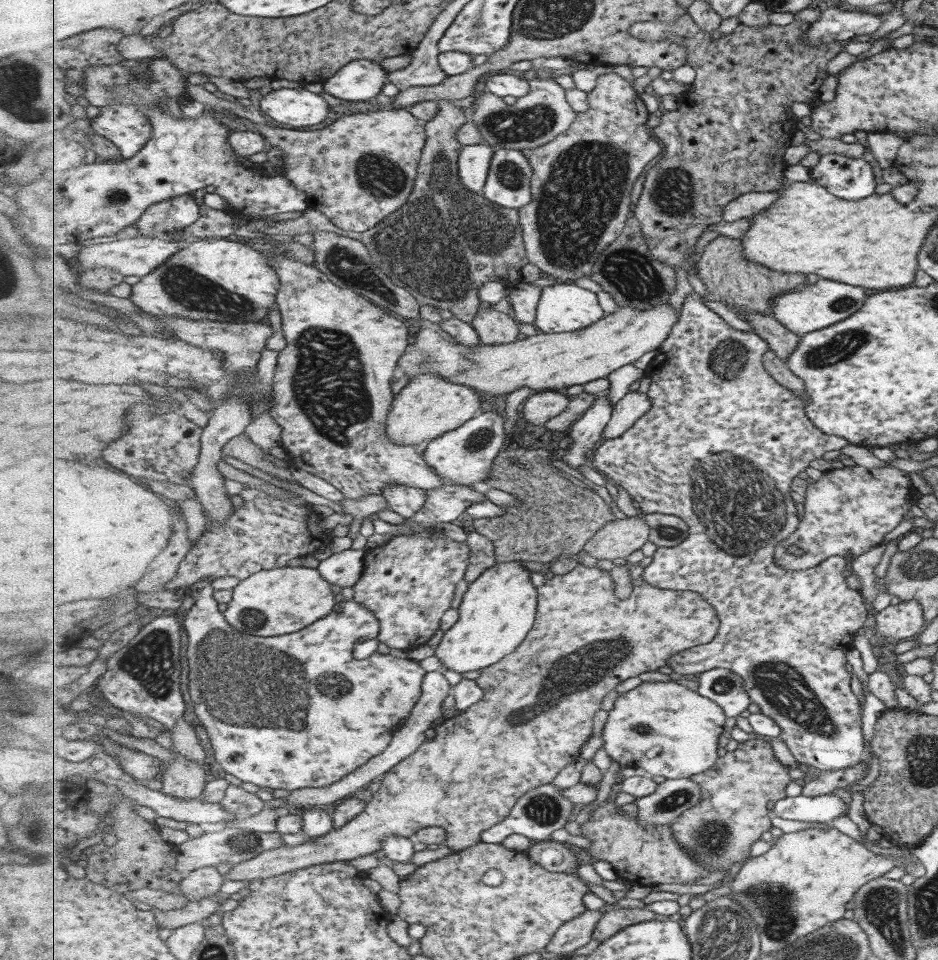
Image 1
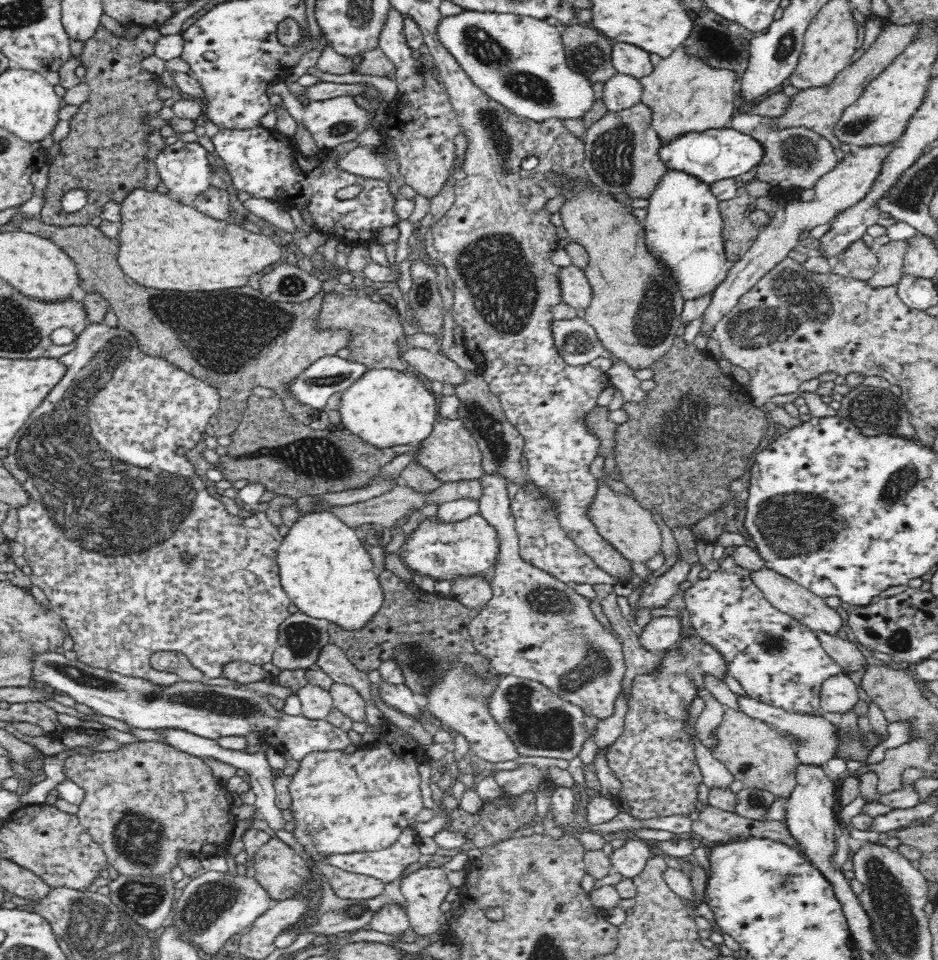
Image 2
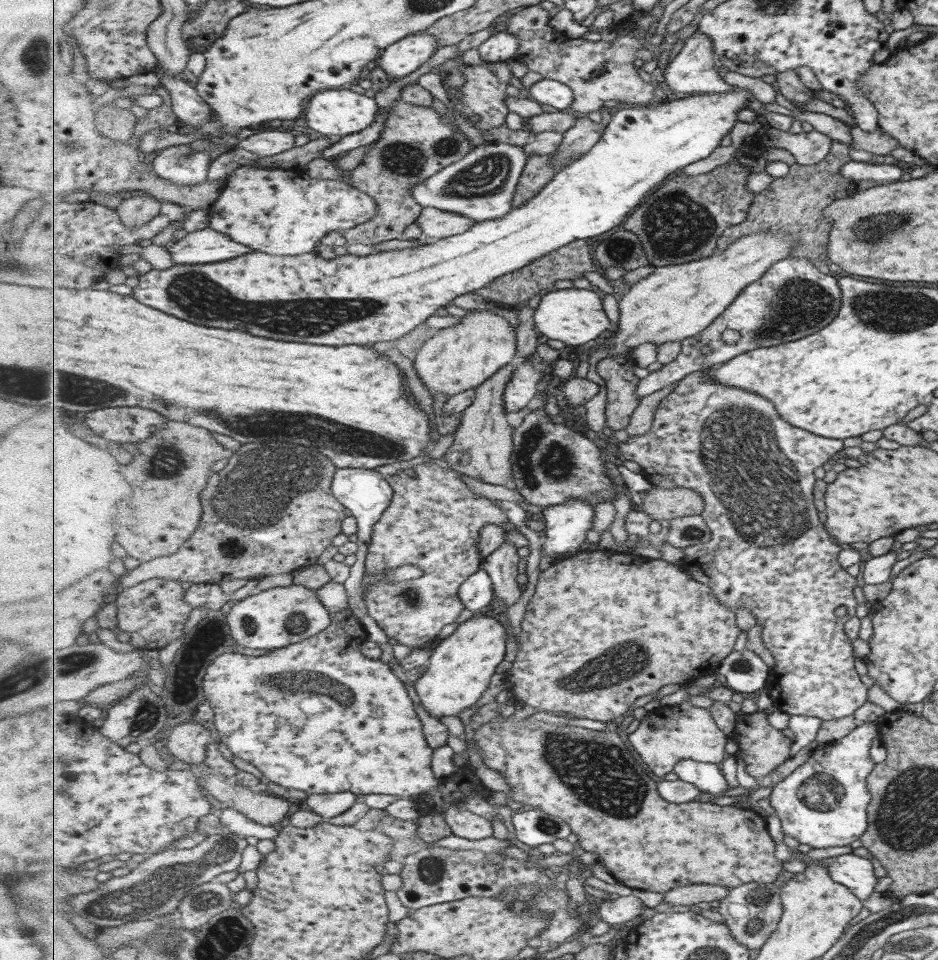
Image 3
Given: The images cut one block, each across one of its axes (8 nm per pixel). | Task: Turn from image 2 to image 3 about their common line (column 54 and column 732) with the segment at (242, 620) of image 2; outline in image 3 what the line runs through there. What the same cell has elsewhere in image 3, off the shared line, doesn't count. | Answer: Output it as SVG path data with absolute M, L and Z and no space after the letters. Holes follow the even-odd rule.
M712 367L704 371L697 371L682 378L673 387L664 399L660 401L656 407L654 421L650 431L644 435L631 435L629 438L617 444L618 450L622 453L626 461L636 462L642 467L643 474L653 476L663 476L663 482L659 482L665 488L690 488L696 490L704 498L703 518L709 525L714 539L709 543L702 543L693 546L687 550L687 558L693 562L682 561L679 563L685 568L695 580L703 584L710 585L714 589L714 593L723 604L737 612L735 608L747 608L755 616L756 624L762 627L762 643L768 649L773 658L775 665L772 667L773 674L769 675L767 688L770 690L770 697L774 702L774 707L788 715L799 714L799 716L816 716L819 720L835 720L835 718L843 718L843 716L851 716L855 709L861 707L865 702L865 686L859 680L859 676L853 670L853 658L851 658L851 640L843 634L843 624L847 619L855 615L855 600L853 600L853 588L855 588L855 580L845 574L845 570L837 564L837 554L841 550L842 545L835 546L833 542L829 542L827 532L823 530L823 526L817 522L817 512L813 510L813 502L811 502L811 488L813 488L813 470L821 464L825 464L835 452L839 452L841 448L841 440L831 437L815 436L814 433L807 431L801 427L795 427L789 424L787 420L779 415L778 408L774 402L767 397L758 395L757 393L724 385L714 381L708 377L708 372ZM837 606L846 608L845 616L837 618L833 611Z

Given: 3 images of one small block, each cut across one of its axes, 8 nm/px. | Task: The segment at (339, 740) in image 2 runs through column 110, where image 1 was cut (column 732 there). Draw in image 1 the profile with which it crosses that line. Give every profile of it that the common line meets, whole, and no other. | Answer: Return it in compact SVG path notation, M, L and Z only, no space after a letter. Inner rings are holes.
M713 669L701 673L697 680L702 696L722 705L726 716L733 718L743 714L751 706L742 676L729 669Z

